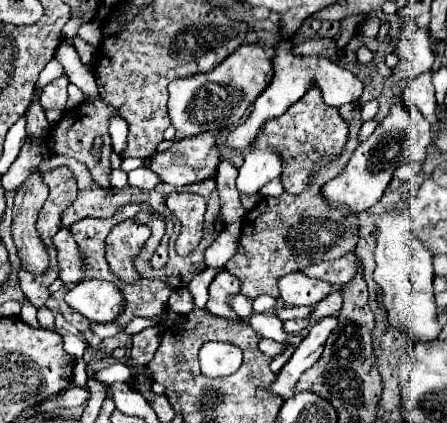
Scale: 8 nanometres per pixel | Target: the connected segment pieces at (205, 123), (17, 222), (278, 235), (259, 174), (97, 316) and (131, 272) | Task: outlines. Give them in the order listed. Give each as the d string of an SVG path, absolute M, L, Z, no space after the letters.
M241 44L231 56L227 56L215 70L195 74L189 78L177 78L169 84L169 118L175 126L175 140L197 136L203 132L221 132L231 128L245 116L249 104L265 90L273 74L271 60L257 44Z
M35 170L17 190L13 208L13 242L17 246L21 264L35 274L47 270L47 250L35 230L35 220L47 198L47 192L47 186L41 182Z
M349 102L339 108L339 114L349 124L349 138L345 144L345 150L337 158L321 158L321 162L315 162L315 174L313 182L307 184L307 188L295 196L295 194L281 194L279 198L263 198L251 212L243 218L241 228L241 240L237 254L227 262L227 270L241 280L241 294L255 300L261 294L279 296L277 280L289 272L303 270L309 264L323 262L323 260L335 260L343 254L351 252L357 244L357 216L351 214L345 206L327 206L321 200L321 182L329 182L335 178L341 168L349 162L351 154L357 148L357 134L361 128L361 104Z
M249 150L237 176L241 196L257 194L267 182L281 174L281 160L275 150Z
M81 280L65 292L65 302L91 322L113 322L125 306L119 290L105 280Z
M134 220L120 222L109 232L105 240L105 252L107 252L107 264L109 270L123 282L137 282L139 272L135 268L135 258L139 256L141 248L151 236L149 226L137 224Z

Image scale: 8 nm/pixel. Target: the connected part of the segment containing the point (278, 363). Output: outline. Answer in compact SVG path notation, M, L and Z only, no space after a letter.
M287 344L281 354L273 356L273 358L271 358L271 370L273 370L273 372L279 372L281 366L287 362L287 358L293 354L293 350L295 350L295 346L293 346L293 344Z

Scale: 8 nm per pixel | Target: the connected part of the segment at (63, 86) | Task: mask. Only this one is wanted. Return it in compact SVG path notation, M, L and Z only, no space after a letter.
M61 76L47 84L41 94L41 108L43 110L61 110L67 112L67 76Z

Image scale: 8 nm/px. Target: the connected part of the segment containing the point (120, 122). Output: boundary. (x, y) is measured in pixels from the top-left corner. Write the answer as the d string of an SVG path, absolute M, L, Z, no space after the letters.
M111 116L109 118L109 136L113 142L113 150L121 156L121 150L127 140L127 122L121 116Z

